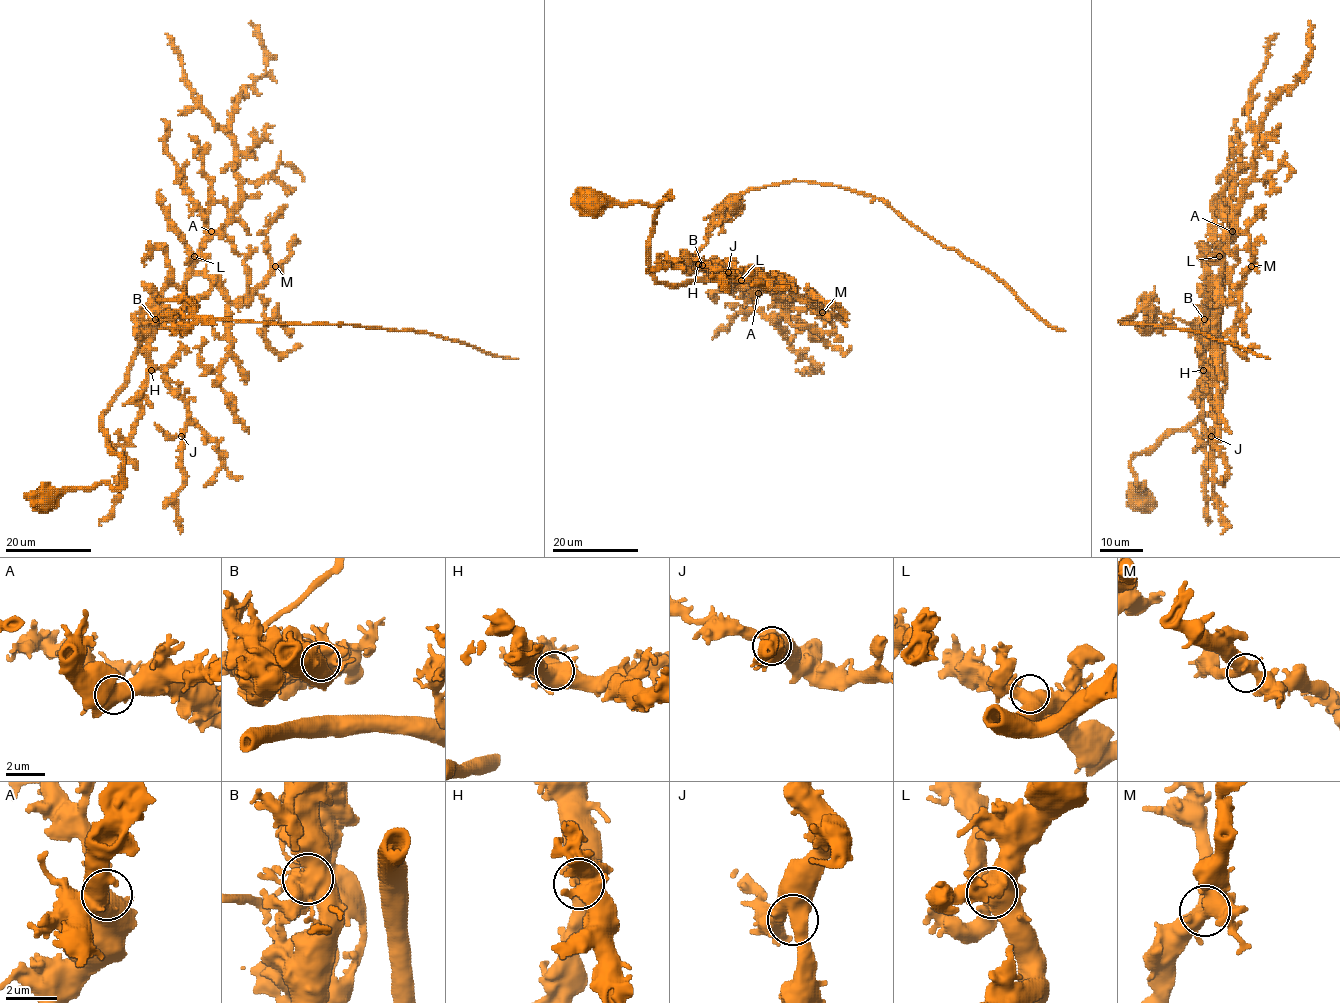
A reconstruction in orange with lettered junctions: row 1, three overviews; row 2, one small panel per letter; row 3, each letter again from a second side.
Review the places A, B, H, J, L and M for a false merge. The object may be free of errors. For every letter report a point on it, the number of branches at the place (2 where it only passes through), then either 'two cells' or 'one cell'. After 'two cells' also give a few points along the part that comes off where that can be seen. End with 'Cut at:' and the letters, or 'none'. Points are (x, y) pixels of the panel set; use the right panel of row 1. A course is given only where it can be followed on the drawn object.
A: (1232, 231) | 4 | one cell
B: (1204, 319) | 4 | two cells | (1204, 319), (1199, 327), (1167, 318), (1157, 312), (1139, 310), (1119, 322), (1199, 331), (1270, 359)
H: (1203, 370) | 6 | one cell
J: (1211, 436) | 3 | one cell
L: (1219, 256) | 3 | one cell
M: (1251, 266) | 4 | one cell
Cut at: B

